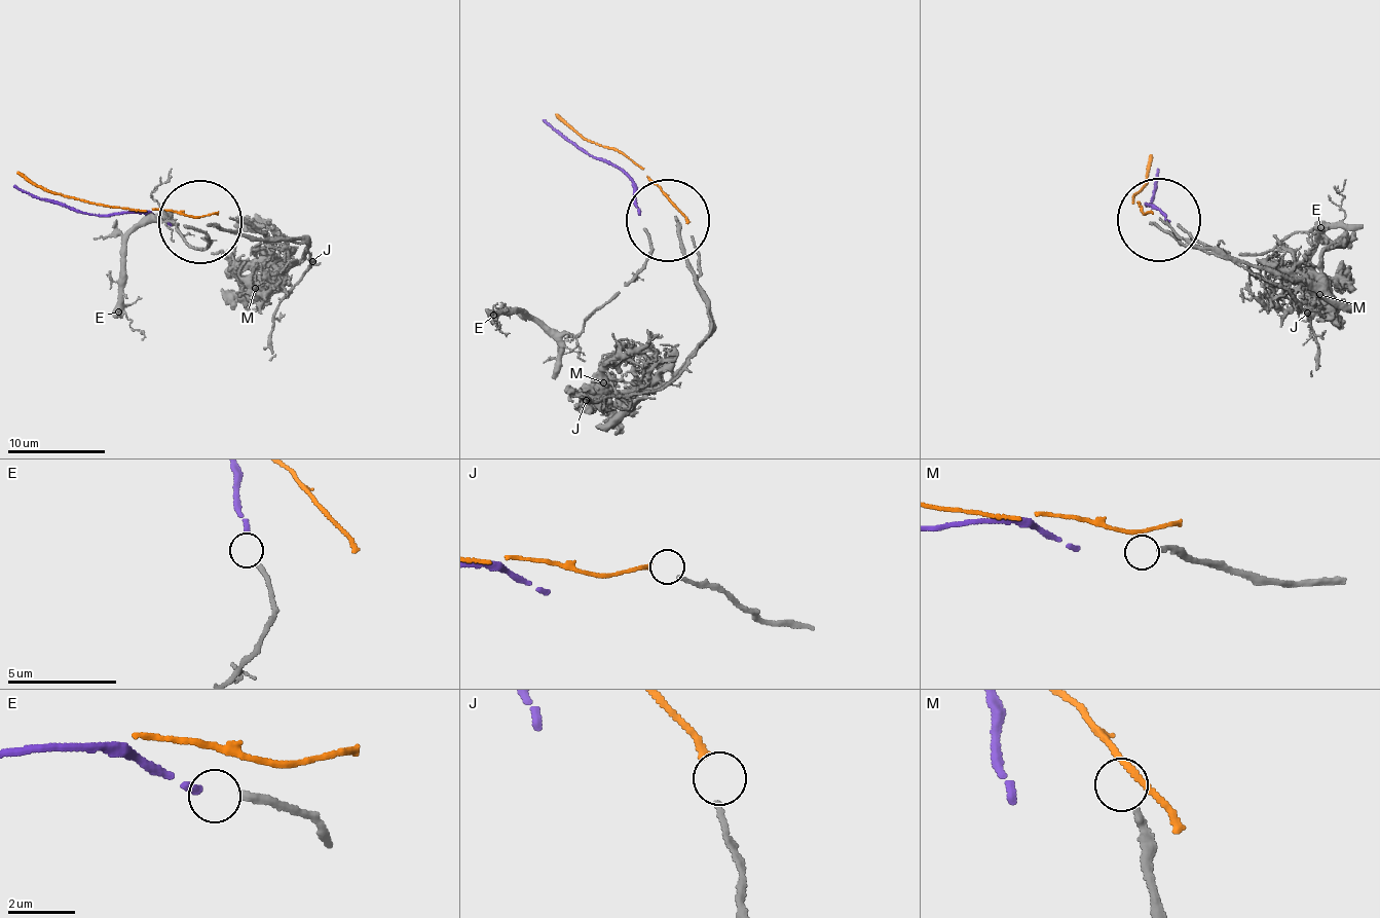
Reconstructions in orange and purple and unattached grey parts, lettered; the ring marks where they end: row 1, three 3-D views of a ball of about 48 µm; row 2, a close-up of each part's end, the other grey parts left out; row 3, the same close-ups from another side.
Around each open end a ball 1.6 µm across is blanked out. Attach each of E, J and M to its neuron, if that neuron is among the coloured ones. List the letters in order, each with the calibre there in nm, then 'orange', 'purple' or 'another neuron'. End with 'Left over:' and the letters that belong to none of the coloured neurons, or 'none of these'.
E: 220 nm | purple
J: 140 nm | orange
M: 200 nm | another neuron
Left over: M

